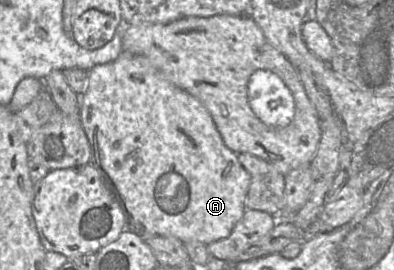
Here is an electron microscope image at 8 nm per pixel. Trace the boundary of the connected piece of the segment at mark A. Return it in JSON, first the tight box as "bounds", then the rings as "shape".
{"bounds":[79,53,251,245],"shape":[[[123,53],[117,60],[97,65],[89,70],[87,88],[80,96],[79,117],[92,148],[91,164],[98,168],[105,179],[105,184],[116,194],[127,221],[126,230],[142,238],[166,236],[178,238],[184,243],[198,241],[209,245],[214,241],[227,238],[247,210],[245,200],[251,177],[240,164],[238,154],[224,144],[212,116],[204,105],[196,97],[167,80],[146,58]]]}

